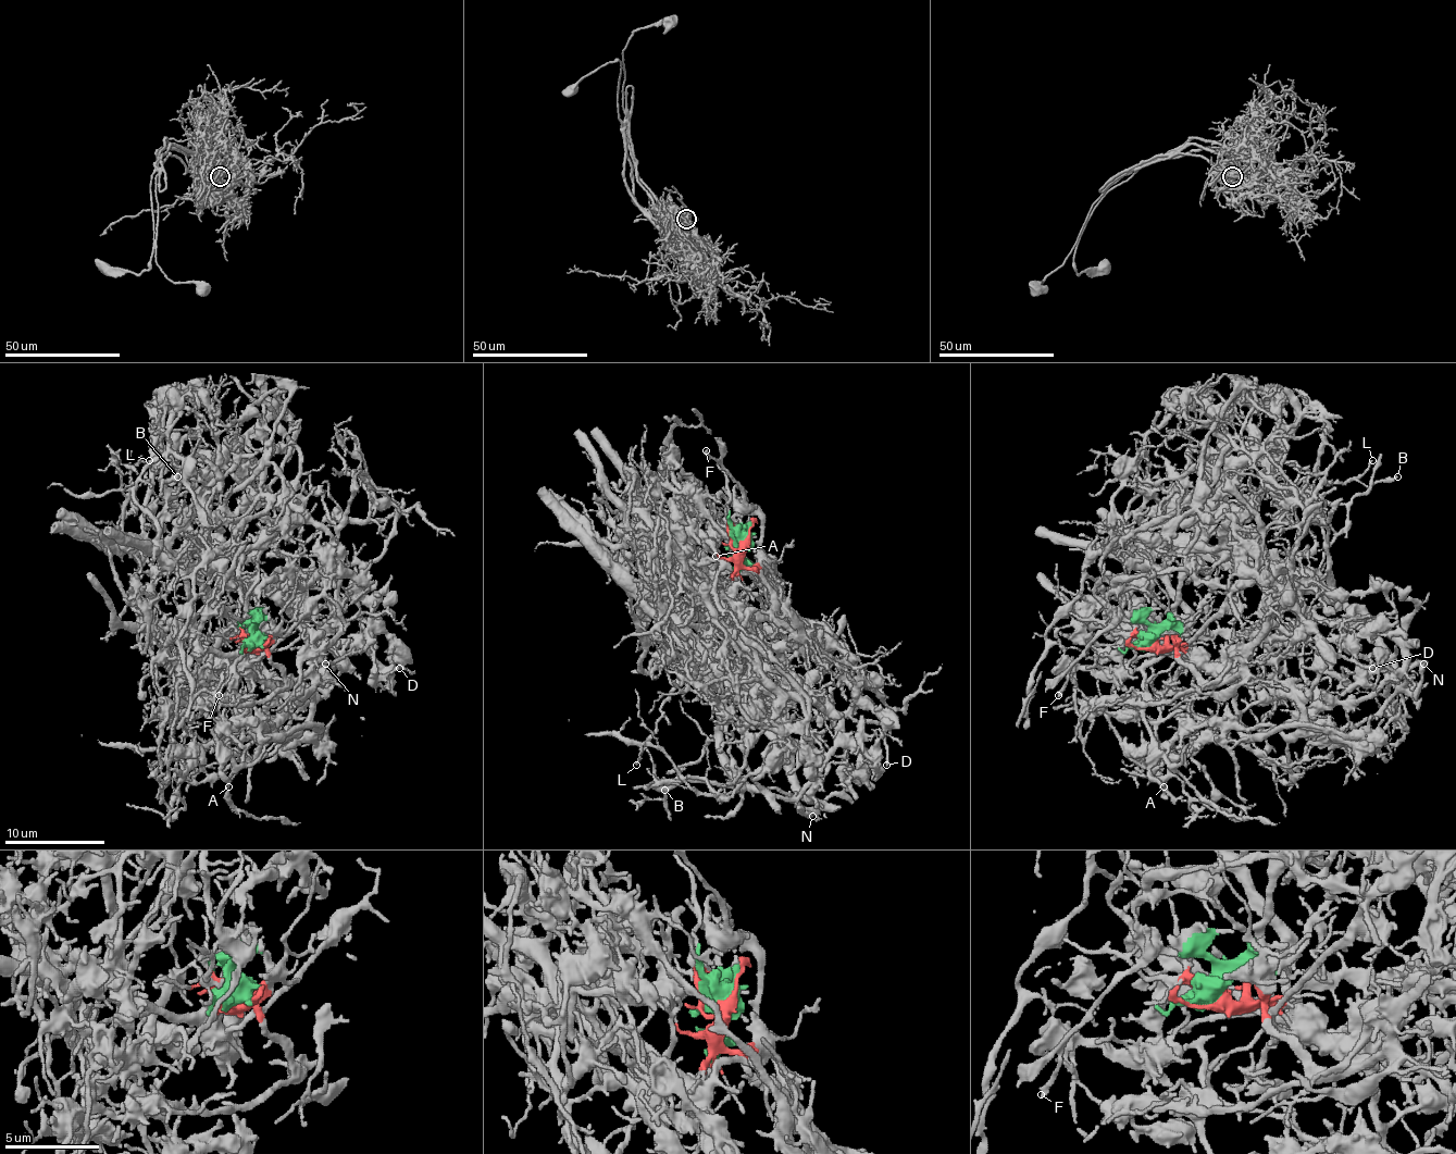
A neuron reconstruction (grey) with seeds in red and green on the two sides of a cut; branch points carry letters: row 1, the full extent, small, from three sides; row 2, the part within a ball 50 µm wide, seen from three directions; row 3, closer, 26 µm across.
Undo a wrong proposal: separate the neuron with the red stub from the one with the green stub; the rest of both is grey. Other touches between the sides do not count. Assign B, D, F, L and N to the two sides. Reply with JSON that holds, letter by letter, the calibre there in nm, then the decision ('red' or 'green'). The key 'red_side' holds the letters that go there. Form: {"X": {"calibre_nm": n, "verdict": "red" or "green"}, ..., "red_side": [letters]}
{"B": {"calibre_nm": 200, "verdict": "green"}, "D": {"calibre_nm": 180, "verdict": "red"}, "F": {"calibre_nm": 240, "verdict": "green"}, "L": {"calibre_nm": 160, "verdict": "green"}, "N": {"calibre_nm": 400, "verdict": "green"}, "red_side": ["D"]}

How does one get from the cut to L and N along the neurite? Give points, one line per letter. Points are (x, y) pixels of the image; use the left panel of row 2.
L: (258, 646), (233, 522), (210, 520), (177, 550), (145, 535), (158, 455), (200, 439), (173, 482), (150, 460)
N: (258, 646), (240, 591), (238, 528), (213, 520), (190, 570), (231, 629), (283, 683), (313, 683), (326, 664)

